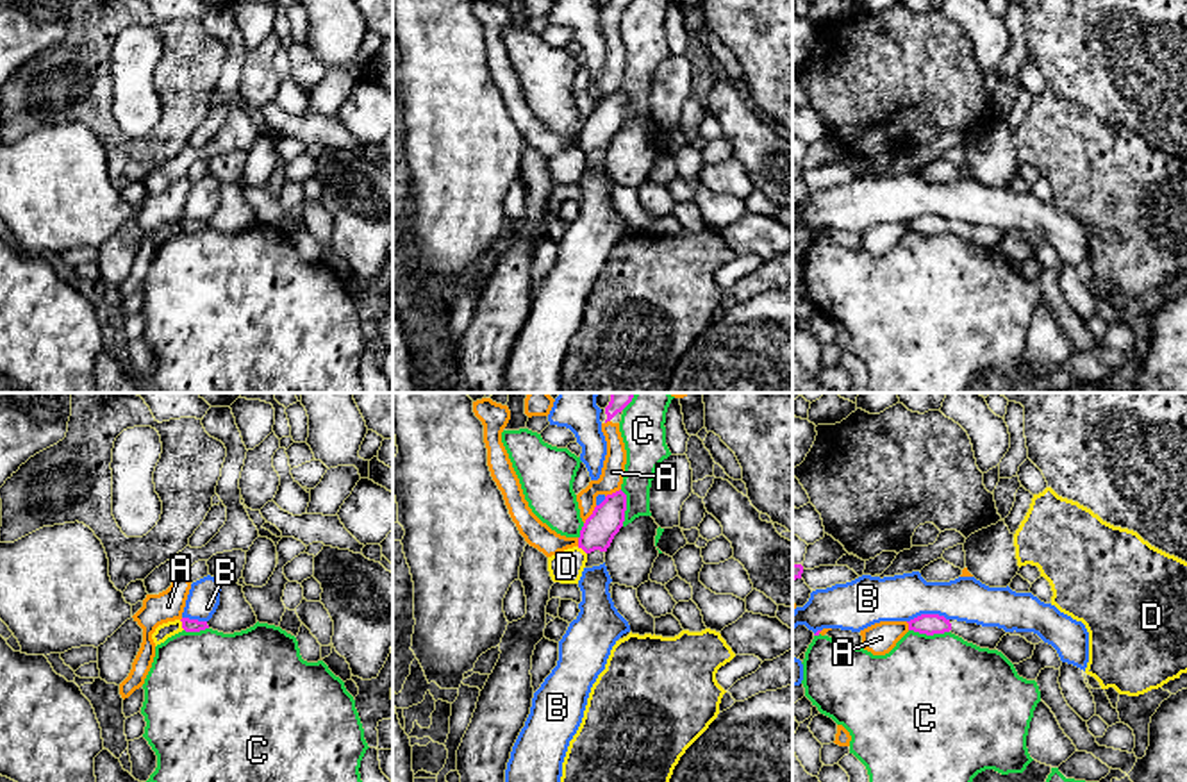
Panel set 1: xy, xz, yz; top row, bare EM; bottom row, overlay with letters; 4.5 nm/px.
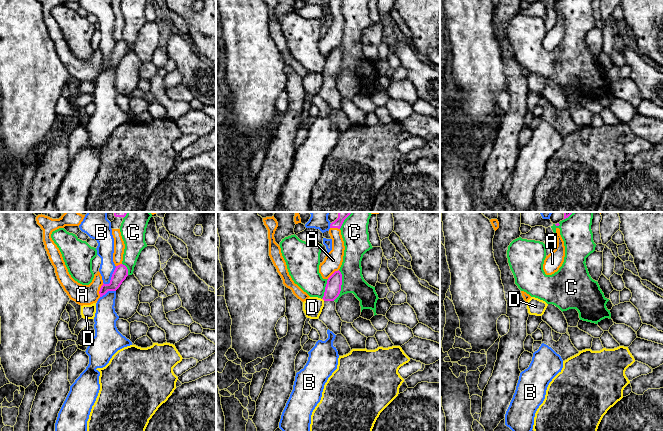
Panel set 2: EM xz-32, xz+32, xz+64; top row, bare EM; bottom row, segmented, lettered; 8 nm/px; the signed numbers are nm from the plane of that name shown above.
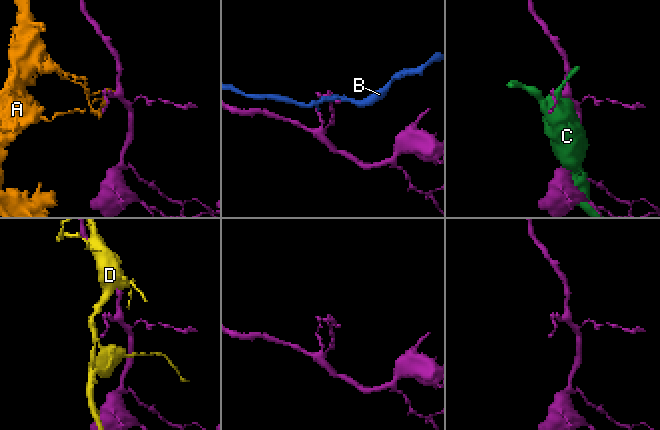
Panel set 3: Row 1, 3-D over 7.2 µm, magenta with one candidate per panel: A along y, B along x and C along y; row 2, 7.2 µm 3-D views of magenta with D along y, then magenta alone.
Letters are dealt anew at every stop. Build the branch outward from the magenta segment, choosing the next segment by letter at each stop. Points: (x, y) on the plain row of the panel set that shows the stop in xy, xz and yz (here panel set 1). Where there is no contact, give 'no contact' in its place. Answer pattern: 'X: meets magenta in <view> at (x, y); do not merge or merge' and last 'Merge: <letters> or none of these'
A: meets magenta in xz at (591, 115); do not merge
B: meets magenta in yz at (927, 215); do not merge
C: meets magenta in yz at (929, 234); do not merge
D: meets magenta in xy at (182, 225); do not merge
Merge: none of these

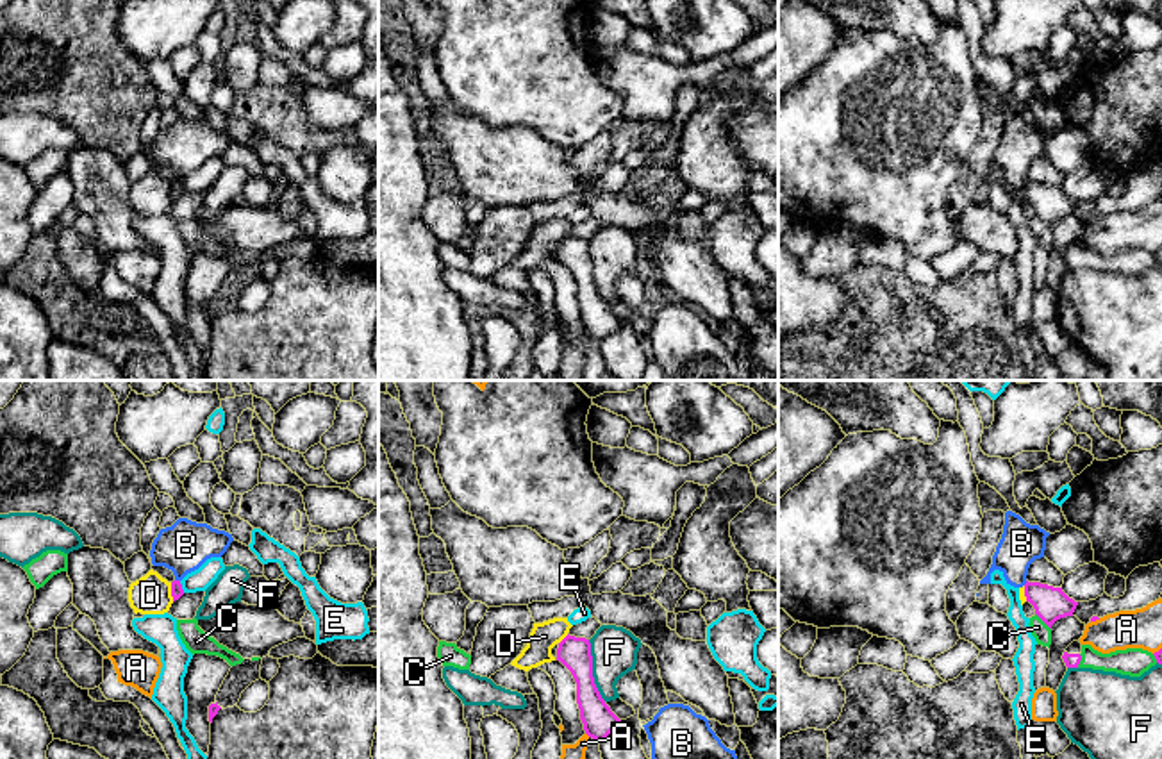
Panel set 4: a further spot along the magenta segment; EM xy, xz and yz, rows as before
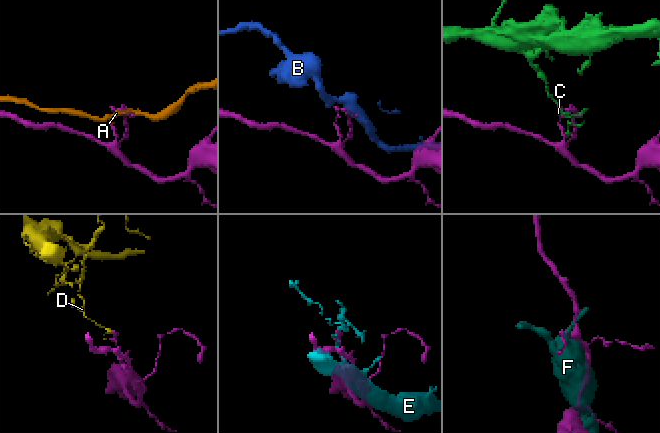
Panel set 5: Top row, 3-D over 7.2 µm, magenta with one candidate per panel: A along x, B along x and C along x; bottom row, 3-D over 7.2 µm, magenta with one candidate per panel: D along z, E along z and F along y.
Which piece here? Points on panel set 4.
A: meets magenta in xz at (588, 334); do not merge
B: meets magenta in xy at (177, 181); do not merge
C: meets magenta in yz at (1043, 220); do not merge
D: meets magenta in xy at (172, 191); do not merge
E: meets magenta in xy at (181, 186); do not merge
F: meets magenta in xz at (591, 270); do not merge
Merge: none of these

